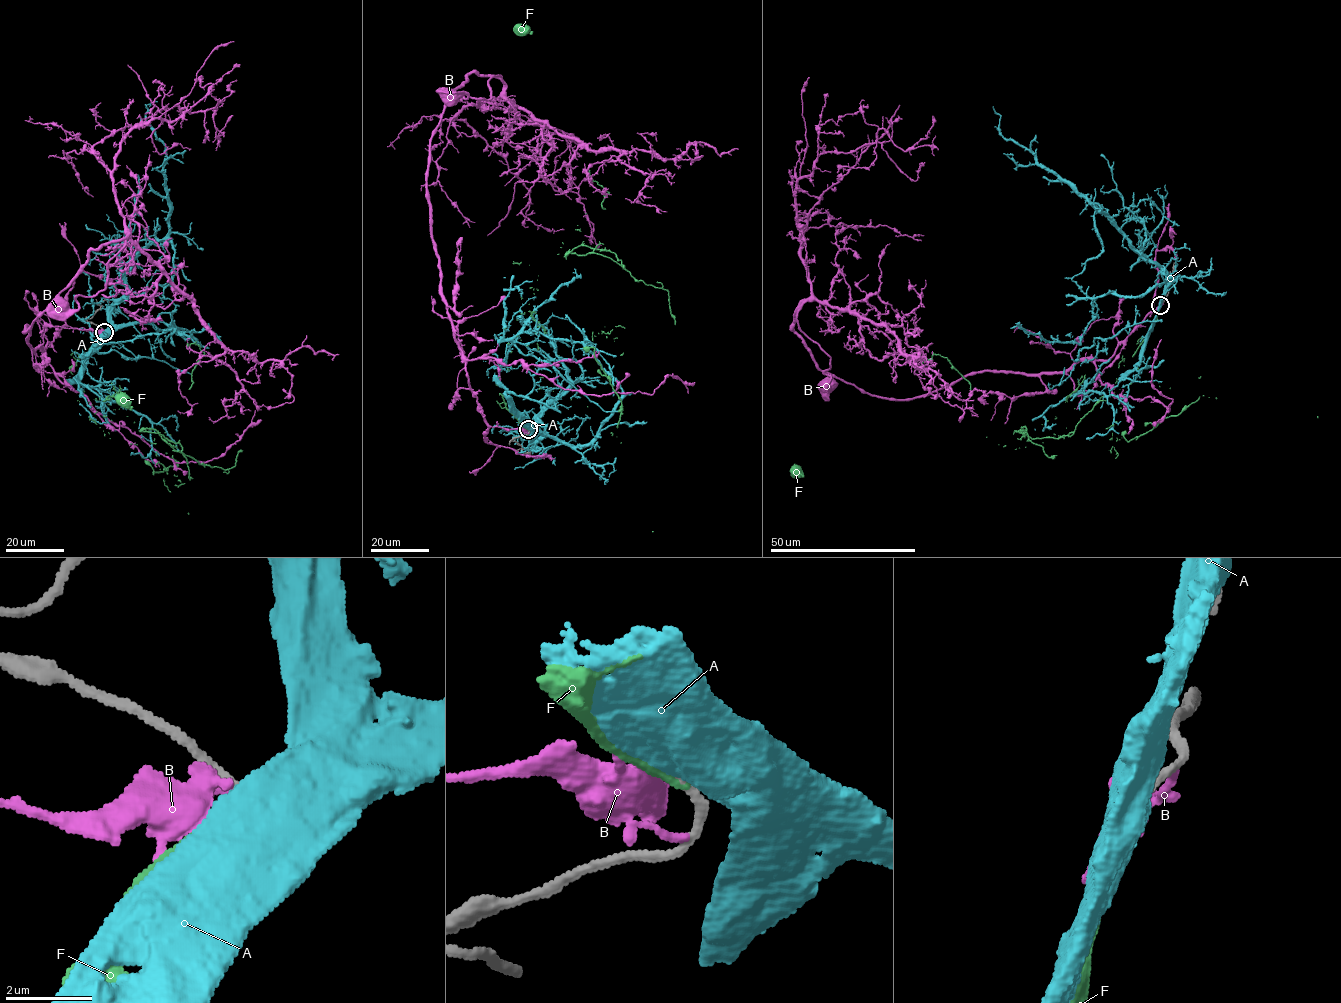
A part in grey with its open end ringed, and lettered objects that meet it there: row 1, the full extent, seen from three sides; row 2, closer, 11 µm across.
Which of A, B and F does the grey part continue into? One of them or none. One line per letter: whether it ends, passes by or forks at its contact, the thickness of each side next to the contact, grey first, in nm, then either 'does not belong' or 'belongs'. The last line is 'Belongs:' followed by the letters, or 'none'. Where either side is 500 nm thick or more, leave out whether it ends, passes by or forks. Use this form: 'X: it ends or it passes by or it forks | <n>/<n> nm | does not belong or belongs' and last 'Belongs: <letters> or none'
A: 200/850 nm | does not belong
B: it ends | 190/150 nm | does not belong
F: it ends | 200/140 nm | belongs
Belongs: F

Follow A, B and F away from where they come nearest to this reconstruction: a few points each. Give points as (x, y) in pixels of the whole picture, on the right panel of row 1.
A: (1160, 304), (1127, 396), (1094, 401), (1085, 384), (1070, 395), (1062, 383), (1095, 338), (1162, 321)
B: (1163, 302), (1107, 360), (973, 372), (905, 399), (820, 370), (793, 331), (797, 310), (830, 356), (826, 385)
F: (1160, 305), (1148, 336), (1119, 362), (1115, 383), (1075, 408), (1067, 400), (1057, 417), (1041, 424), (795, 473)

